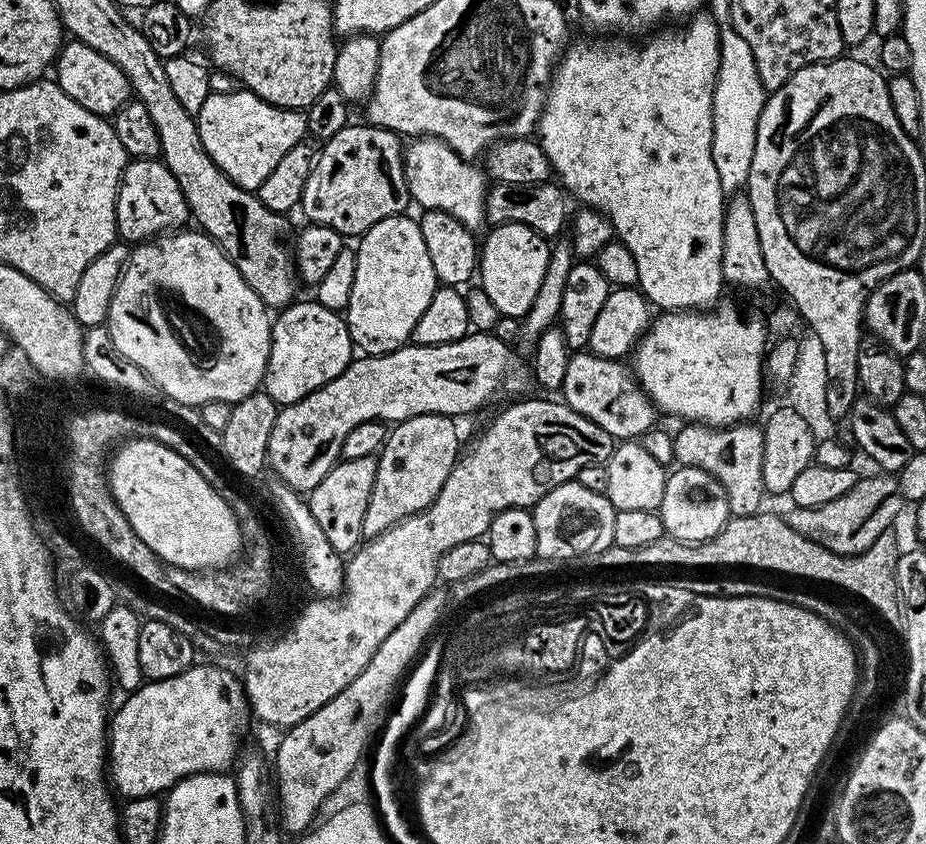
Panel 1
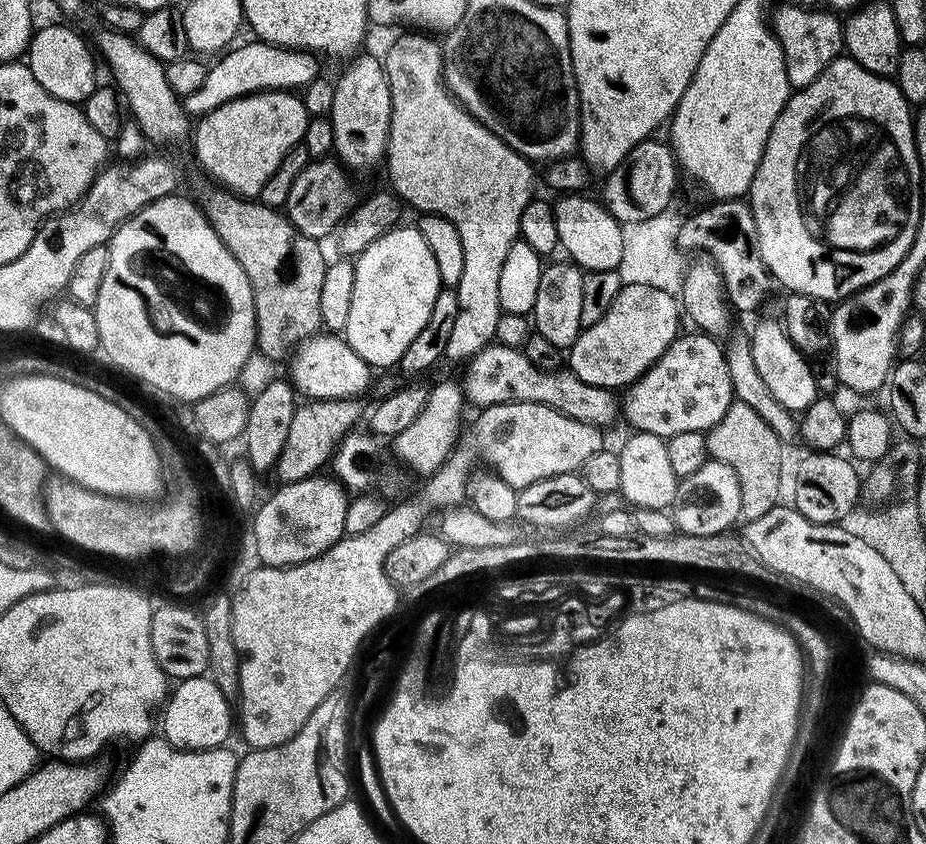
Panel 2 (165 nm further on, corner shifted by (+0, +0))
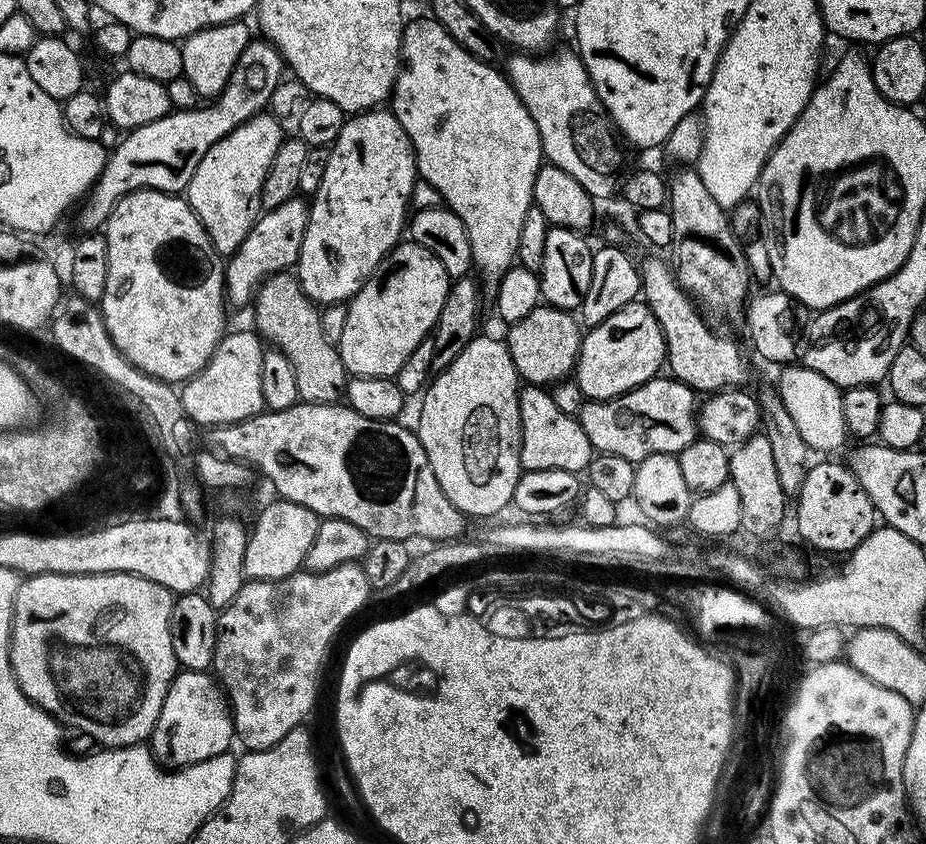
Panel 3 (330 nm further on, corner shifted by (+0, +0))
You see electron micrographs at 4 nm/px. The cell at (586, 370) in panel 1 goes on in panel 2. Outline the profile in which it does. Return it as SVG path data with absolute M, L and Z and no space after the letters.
M699 330L691 331L678 335L652 368L623 389L622 416L628 419L629 429L665 438L683 434L685 430L707 433L708 429L722 422L726 410L730 410L734 397L730 366L726 366L725 345L715 336L708 336Z

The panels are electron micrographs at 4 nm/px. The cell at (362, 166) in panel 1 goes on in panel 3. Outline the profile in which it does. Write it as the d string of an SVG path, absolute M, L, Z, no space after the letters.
M304 198L287 200L282 206L261 211L246 234L242 246L227 257L224 270L224 295L227 303L236 308L251 305L256 289L261 283L277 272L291 269L302 250L302 238L306 238L309 201Z

